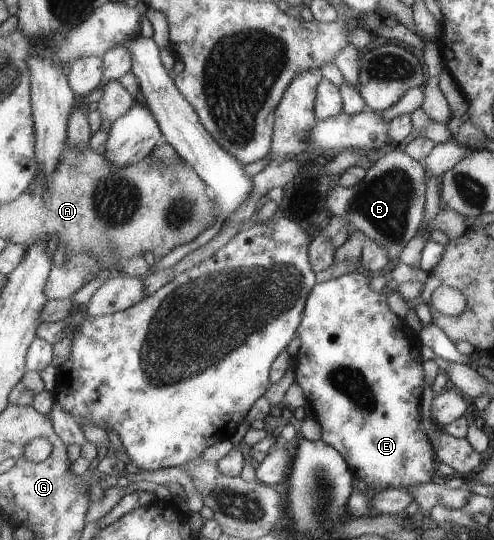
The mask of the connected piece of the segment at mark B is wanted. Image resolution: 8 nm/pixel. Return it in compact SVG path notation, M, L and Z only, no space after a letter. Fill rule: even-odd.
M395 148L379 158L370 167L366 178L353 187L336 187L328 193L326 206L334 216L345 216L350 224L360 230L370 242L387 250L391 265L400 260L406 246L419 233L425 219L427 191L427 170L421 161L410 158L404 150Z

